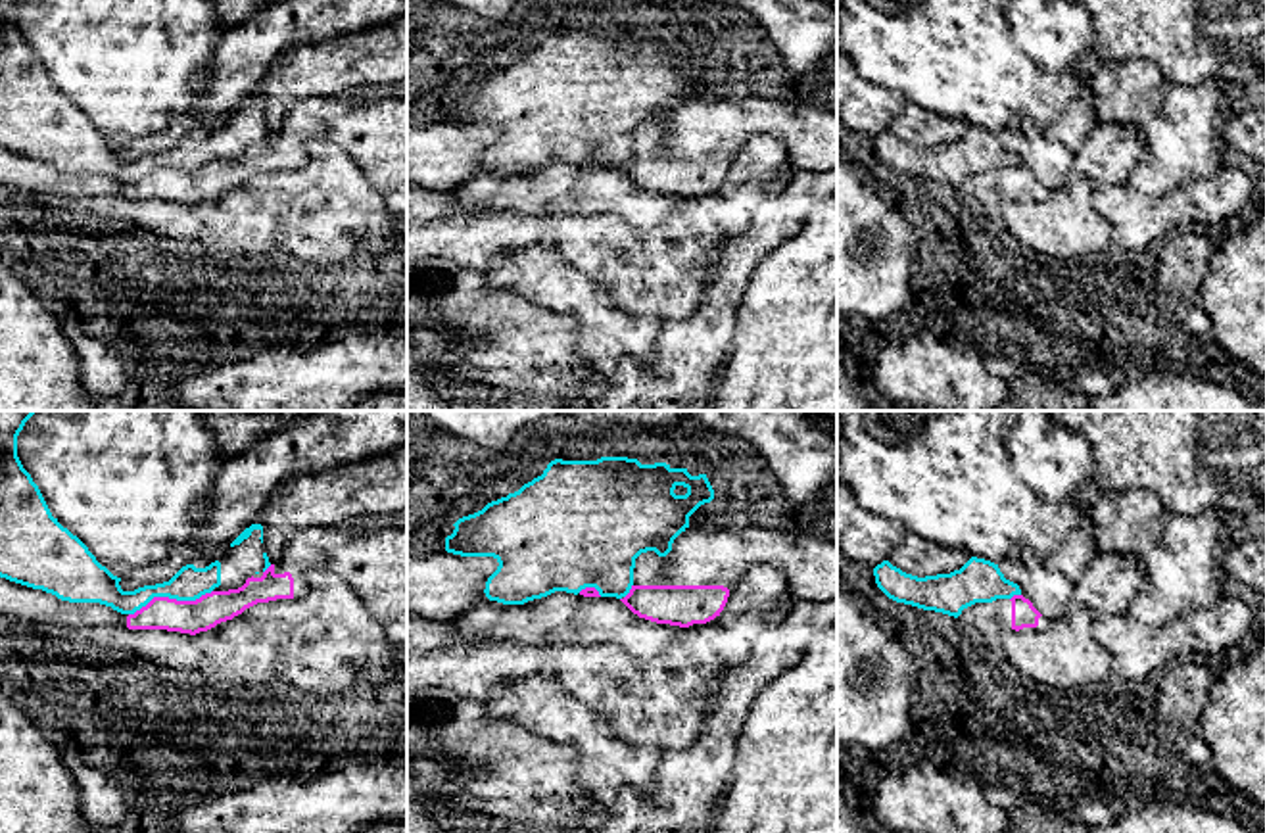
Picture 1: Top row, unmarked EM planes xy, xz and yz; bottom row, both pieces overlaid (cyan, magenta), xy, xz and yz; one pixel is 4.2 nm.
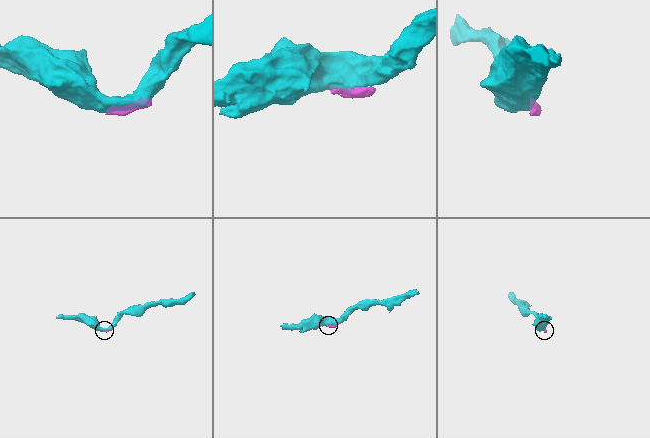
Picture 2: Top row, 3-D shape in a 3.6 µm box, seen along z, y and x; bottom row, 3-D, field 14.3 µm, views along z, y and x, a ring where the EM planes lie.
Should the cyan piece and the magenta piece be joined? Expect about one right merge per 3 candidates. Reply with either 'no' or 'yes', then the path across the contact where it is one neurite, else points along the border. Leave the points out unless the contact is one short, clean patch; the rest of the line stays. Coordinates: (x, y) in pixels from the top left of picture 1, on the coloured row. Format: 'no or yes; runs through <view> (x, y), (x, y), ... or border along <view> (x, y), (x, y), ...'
no; border along xy (212, 590), (194, 599), (152, 597), (129, 615)

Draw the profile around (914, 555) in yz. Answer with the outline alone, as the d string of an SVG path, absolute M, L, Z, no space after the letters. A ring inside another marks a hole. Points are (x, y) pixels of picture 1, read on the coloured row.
M910 532L887 557L893 566L918 578L950 574L969 559L962 549L941 547Z

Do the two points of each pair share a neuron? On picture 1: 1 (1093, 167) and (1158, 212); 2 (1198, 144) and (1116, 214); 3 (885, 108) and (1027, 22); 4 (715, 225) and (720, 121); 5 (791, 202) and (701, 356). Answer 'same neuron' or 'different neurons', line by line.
1: different neurons
2: different neurons
3: different neurons
4: different neurons
5: same neuron

